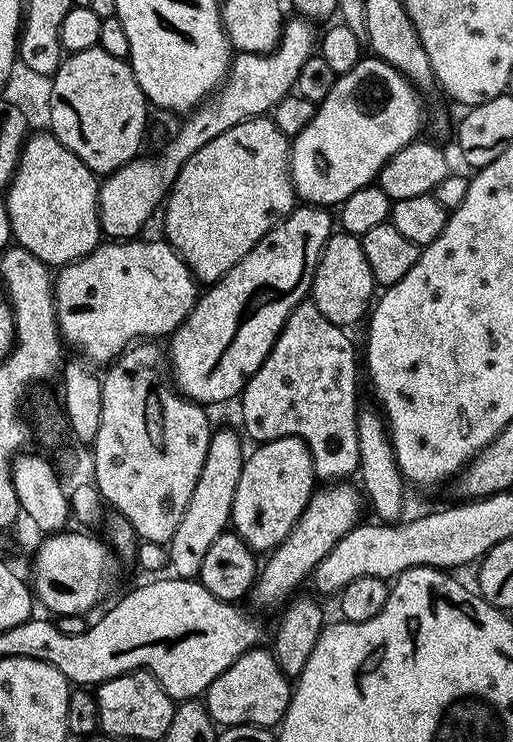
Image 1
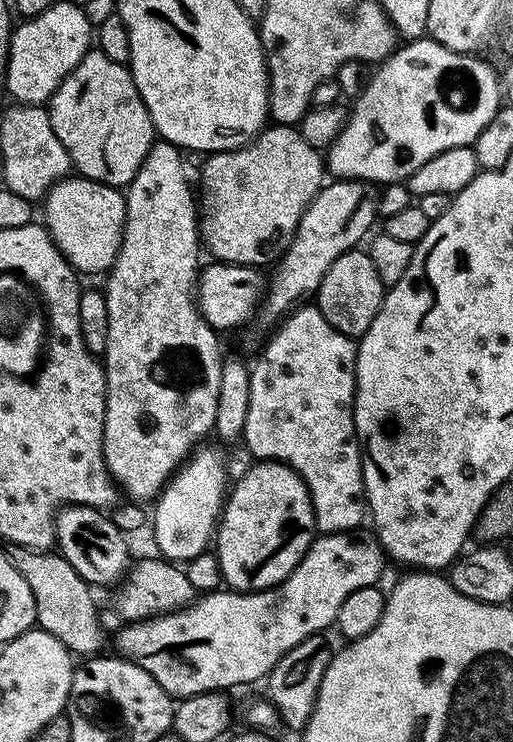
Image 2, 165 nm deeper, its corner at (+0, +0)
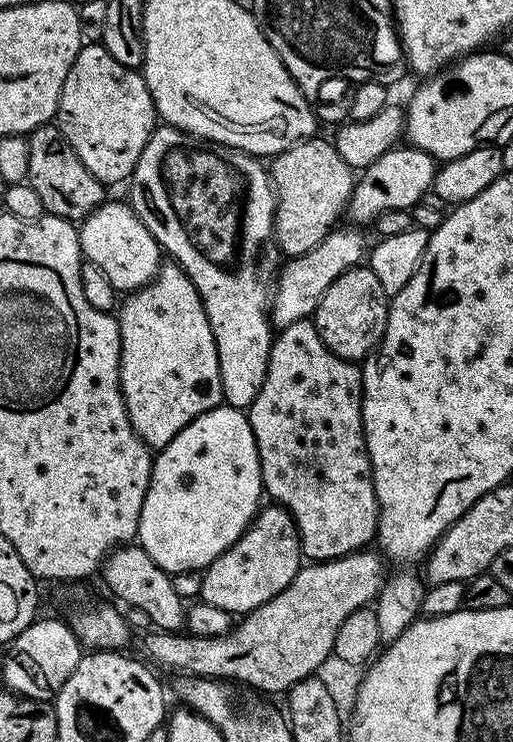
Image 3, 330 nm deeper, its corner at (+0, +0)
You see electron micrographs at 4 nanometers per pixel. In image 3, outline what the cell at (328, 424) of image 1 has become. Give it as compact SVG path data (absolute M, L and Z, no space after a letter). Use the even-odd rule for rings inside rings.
M311 319L299 320L290 326L279 329L272 341L272 350L268 359L268 369L262 390L258 398L254 398L252 407L247 409L246 415L250 426L254 430L254 438L258 446L260 469L264 479L264 491L277 505L284 508L292 516L300 534L300 546L303 555L309 561L337 560L339 556L349 556L351 552L367 549L368 544L377 539L380 527L380 503L376 497L374 478L372 477L372 463L368 457L368 447L364 437L364 423L362 422L362 398L364 397L364 377L361 369L353 361L338 358L322 342L315 323Z

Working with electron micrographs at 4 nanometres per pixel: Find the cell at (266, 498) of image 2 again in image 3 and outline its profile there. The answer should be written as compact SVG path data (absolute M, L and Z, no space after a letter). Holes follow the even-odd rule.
M267 505L257 513L252 527L238 542L203 571L199 597L203 603L233 616L245 616L281 593L300 572L303 560L300 534L292 516L280 505Z

